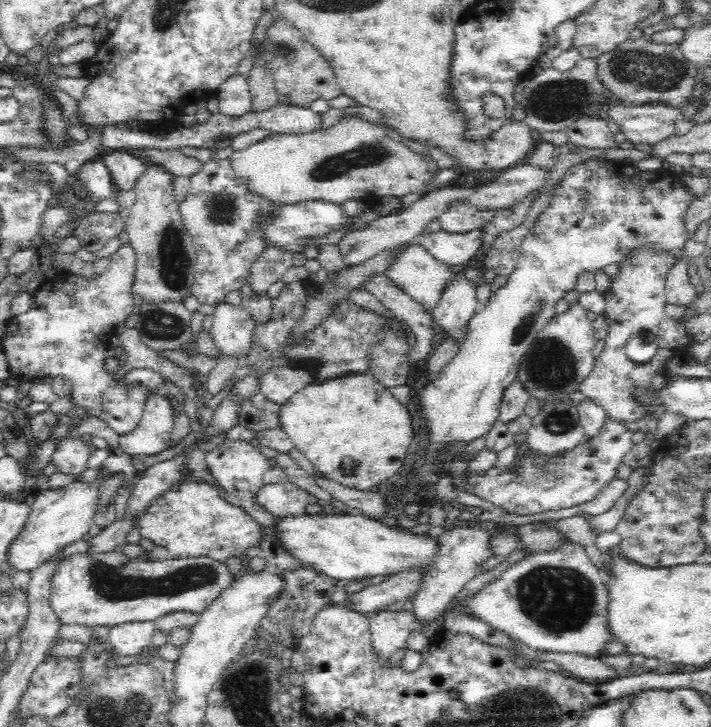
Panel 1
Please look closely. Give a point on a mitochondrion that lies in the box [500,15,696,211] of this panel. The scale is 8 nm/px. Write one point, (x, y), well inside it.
(655, 71)

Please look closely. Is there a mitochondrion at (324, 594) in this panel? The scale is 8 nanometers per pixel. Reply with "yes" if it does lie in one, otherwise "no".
no

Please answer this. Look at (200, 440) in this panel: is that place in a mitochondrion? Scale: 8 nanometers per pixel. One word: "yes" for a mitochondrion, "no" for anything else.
no

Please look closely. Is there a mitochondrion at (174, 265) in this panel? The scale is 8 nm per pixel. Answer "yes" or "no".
yes

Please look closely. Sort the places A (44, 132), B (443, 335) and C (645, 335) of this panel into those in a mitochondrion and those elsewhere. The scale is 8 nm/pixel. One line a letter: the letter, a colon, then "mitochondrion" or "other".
A: other
B: other
C: other

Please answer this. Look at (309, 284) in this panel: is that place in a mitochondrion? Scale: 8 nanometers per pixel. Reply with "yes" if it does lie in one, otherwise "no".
no

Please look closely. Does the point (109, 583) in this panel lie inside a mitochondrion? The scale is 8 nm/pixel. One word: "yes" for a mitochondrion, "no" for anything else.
yes

